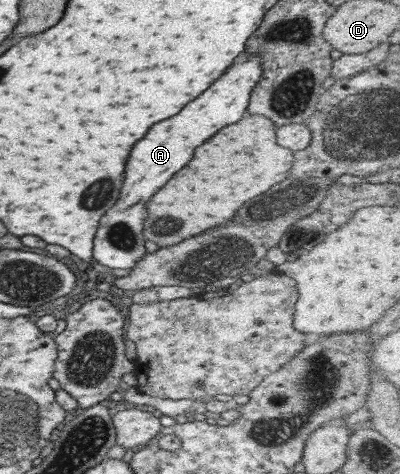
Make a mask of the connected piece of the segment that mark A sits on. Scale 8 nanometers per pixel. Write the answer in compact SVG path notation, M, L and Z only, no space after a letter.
M236 57L234 63L196 99L192 99L178 115L168 117L140 139L126 161L124 167L124 181L120 187L120 197L116 203L100 217L98 227L92 239L91 258L99 270L131 269L147 255L144 249L142 225L146 219L146 201L176 173L180 171L190 159L198 145L202 145L208 137L212 137L220 127L236 123L242 115L246 115L248 100L252 88L262 74L260 57Z

